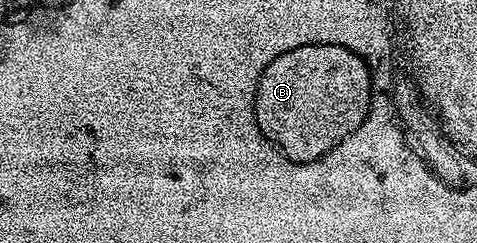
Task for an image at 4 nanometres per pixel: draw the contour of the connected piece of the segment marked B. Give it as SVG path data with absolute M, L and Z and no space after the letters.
M305 45L272 60L257 85L254 111L263 136L293 163L310 163L327 154L363 123L370 107L370 70L362 58L340 45Z

